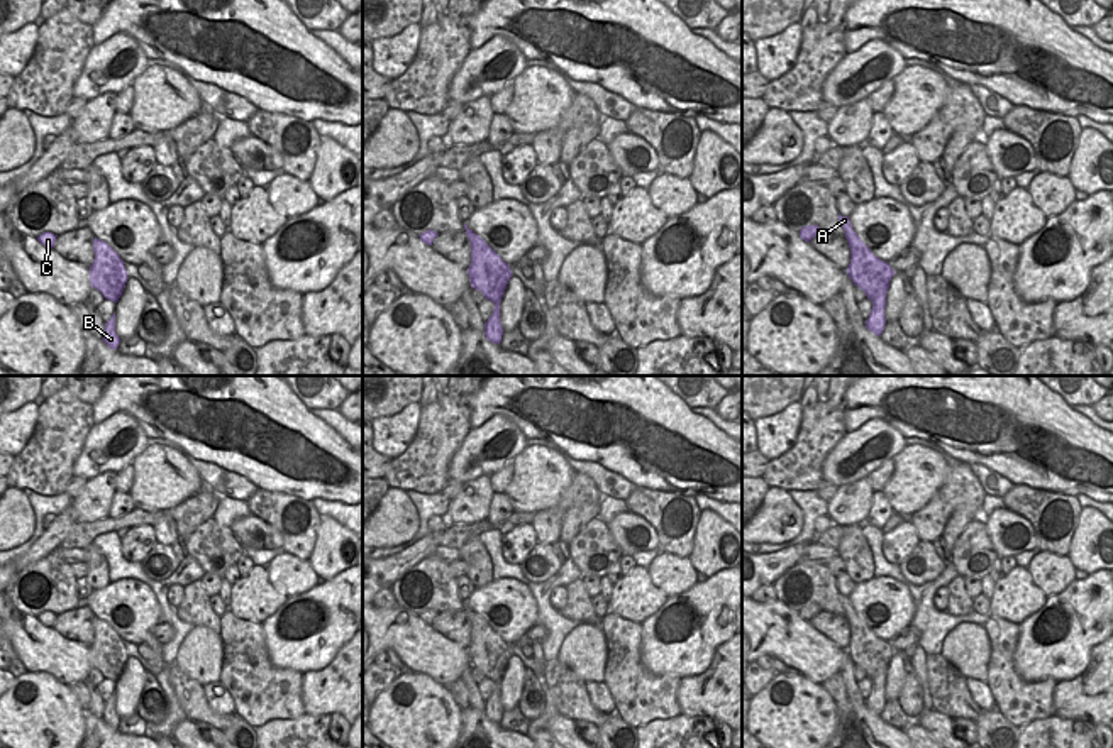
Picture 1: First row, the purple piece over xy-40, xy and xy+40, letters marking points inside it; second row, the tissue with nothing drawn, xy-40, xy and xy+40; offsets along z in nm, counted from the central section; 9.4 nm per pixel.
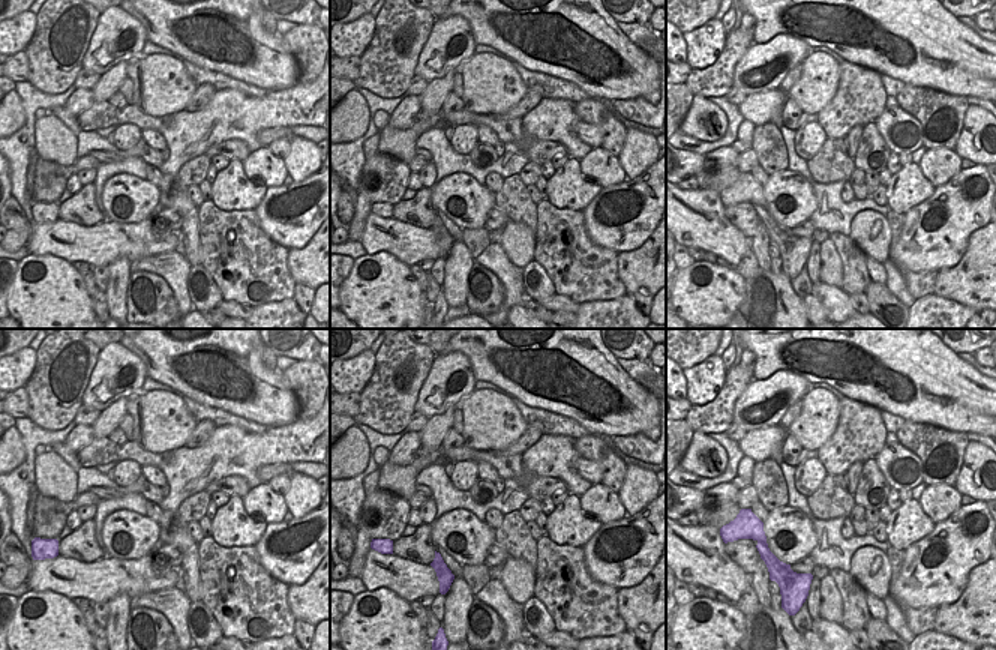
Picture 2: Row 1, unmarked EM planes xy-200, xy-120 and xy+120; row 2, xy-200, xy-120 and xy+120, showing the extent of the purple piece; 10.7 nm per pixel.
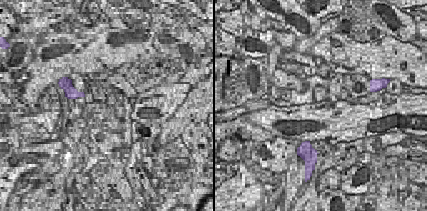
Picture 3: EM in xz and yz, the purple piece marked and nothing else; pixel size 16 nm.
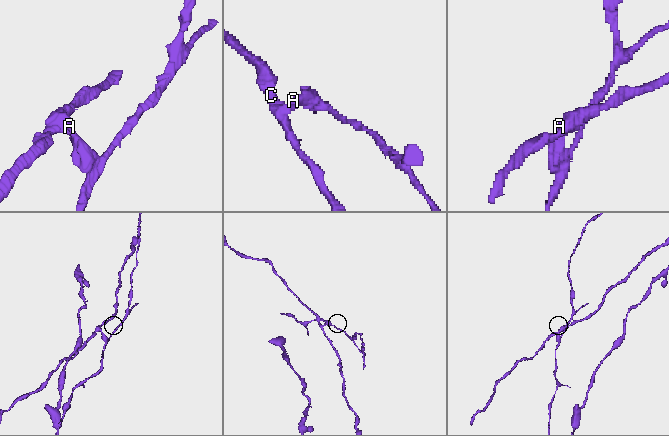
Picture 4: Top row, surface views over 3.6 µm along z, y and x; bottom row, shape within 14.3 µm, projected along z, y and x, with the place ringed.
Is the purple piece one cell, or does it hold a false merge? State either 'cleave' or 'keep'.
cleave

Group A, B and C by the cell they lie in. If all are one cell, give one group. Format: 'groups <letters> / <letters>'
groups A C / B

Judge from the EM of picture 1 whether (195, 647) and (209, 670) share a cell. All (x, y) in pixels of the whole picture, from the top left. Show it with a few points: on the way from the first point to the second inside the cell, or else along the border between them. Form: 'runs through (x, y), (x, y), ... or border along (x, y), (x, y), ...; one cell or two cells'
runs through (200, 652), (204, 665); one cell

